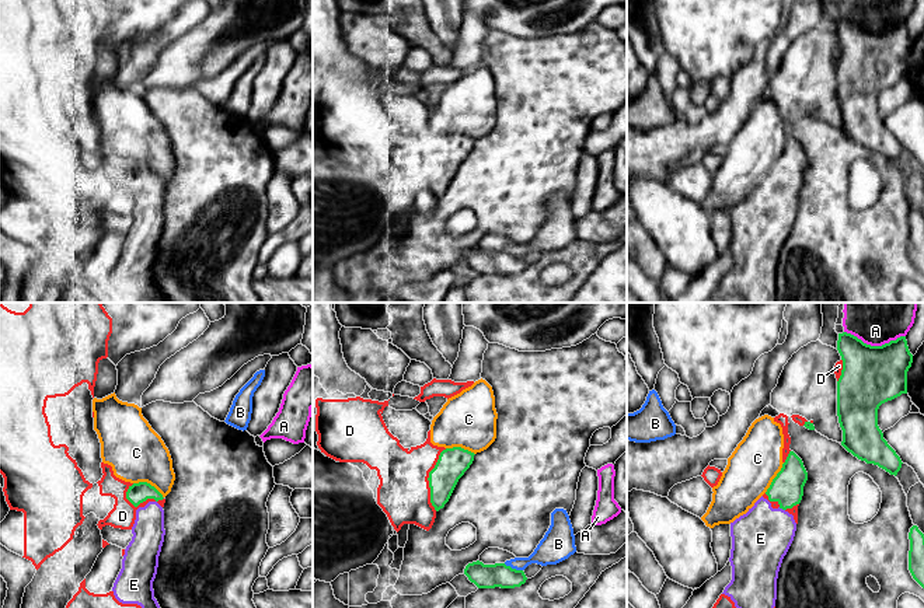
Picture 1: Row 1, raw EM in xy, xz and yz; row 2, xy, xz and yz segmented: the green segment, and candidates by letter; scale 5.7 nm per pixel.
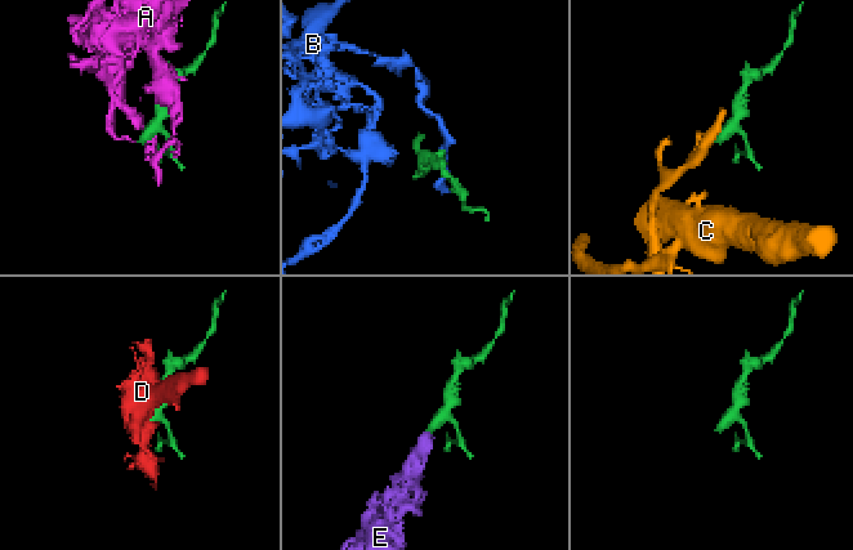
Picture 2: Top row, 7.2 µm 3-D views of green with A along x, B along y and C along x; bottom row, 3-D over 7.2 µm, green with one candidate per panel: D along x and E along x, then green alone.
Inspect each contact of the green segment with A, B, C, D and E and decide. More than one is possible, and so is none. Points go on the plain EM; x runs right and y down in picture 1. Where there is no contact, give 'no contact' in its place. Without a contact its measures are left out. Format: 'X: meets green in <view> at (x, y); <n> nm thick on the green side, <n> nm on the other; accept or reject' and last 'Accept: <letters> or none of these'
A: meets green in yz at (875, 32); 340 nm thick on the green side, 190 nm on the other; reject
B: meets green in xz at (513, 255); 140 nm thick on the green side, 160 nm on the other; reject
C: meets green in xy at (149, 170); 120 nm thick on the green side, 320 nm on the other; reject
D: meets green in xz at (428, 166); 170 nm thick on the green side, 300 nm on the other; reject
E: meets green in yz at (781, 194); 190 nm thick on the green side, 340 nm on the other; accept
Accept: E

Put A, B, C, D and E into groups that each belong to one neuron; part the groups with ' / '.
A / B / C D / E

